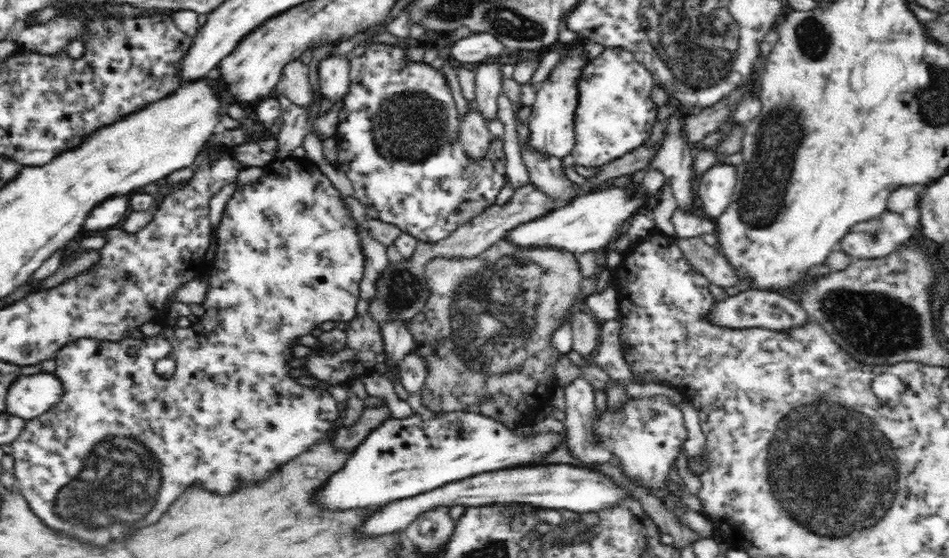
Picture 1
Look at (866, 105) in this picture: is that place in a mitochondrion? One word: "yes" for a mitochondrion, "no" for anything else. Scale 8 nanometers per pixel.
no

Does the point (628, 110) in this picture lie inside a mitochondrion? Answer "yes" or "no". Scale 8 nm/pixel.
no

